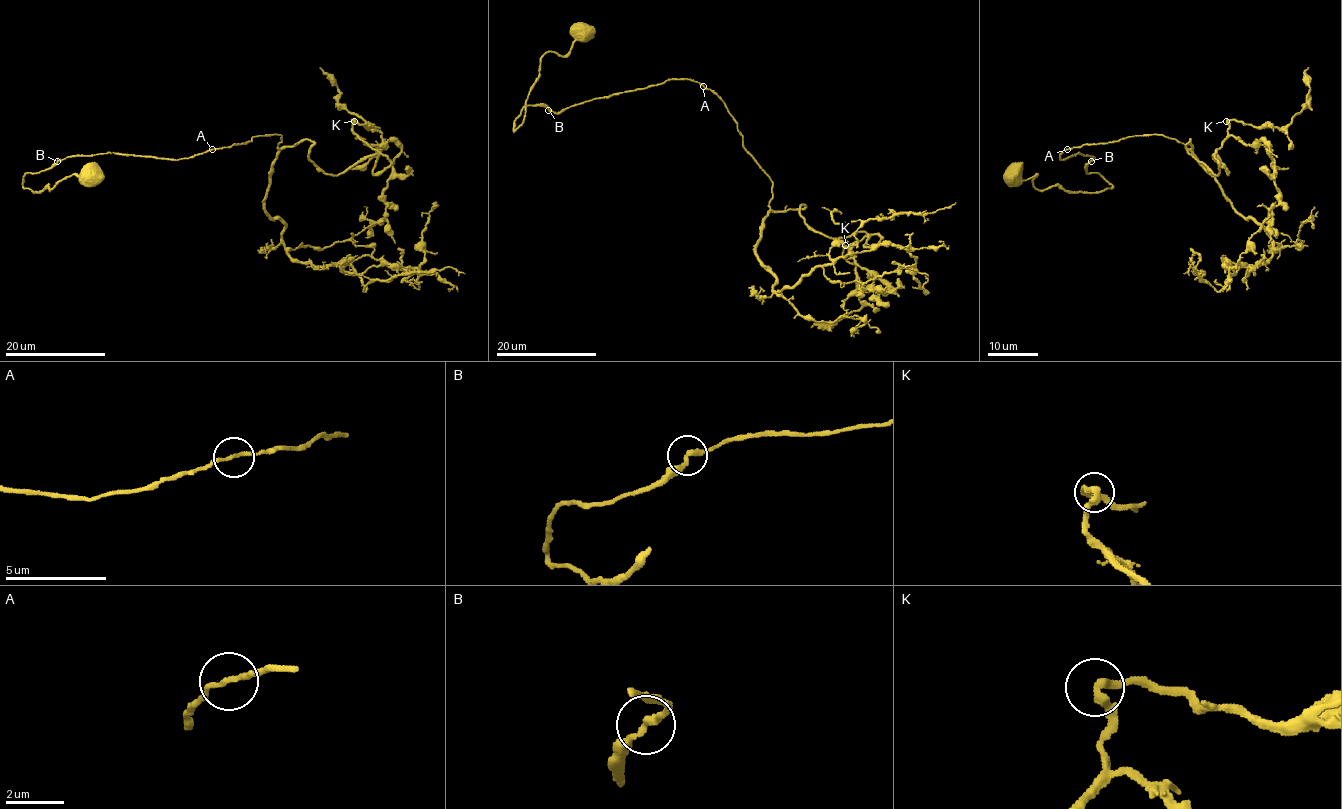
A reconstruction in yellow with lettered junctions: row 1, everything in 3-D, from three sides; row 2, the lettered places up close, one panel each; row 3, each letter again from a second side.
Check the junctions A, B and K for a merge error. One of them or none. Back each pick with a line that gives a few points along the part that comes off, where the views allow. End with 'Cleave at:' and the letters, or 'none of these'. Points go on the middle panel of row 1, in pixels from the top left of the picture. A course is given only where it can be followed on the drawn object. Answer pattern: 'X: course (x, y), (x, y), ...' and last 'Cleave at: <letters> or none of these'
Cleave at: none of these

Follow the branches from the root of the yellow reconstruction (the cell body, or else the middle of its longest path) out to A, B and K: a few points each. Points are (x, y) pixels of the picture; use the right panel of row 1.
A: (1013, 175), (1037, 175), (1038, 190), (1097, 192), (1112, 186), (1086, 172), (1091, 156), (1061, 160), (1067, 150)
B: (1013, 175), (1018, 180), (1037, 175), (1033, 185), (1038, 190), (1110, 189), (1097, 172), (1086, 172), (1091, 161)
K: (1013, 175), (1103, 191), (1091, 156), (1060, 155), (1150, 135), (1190, 140), (1216, 175), (1226, 121)

